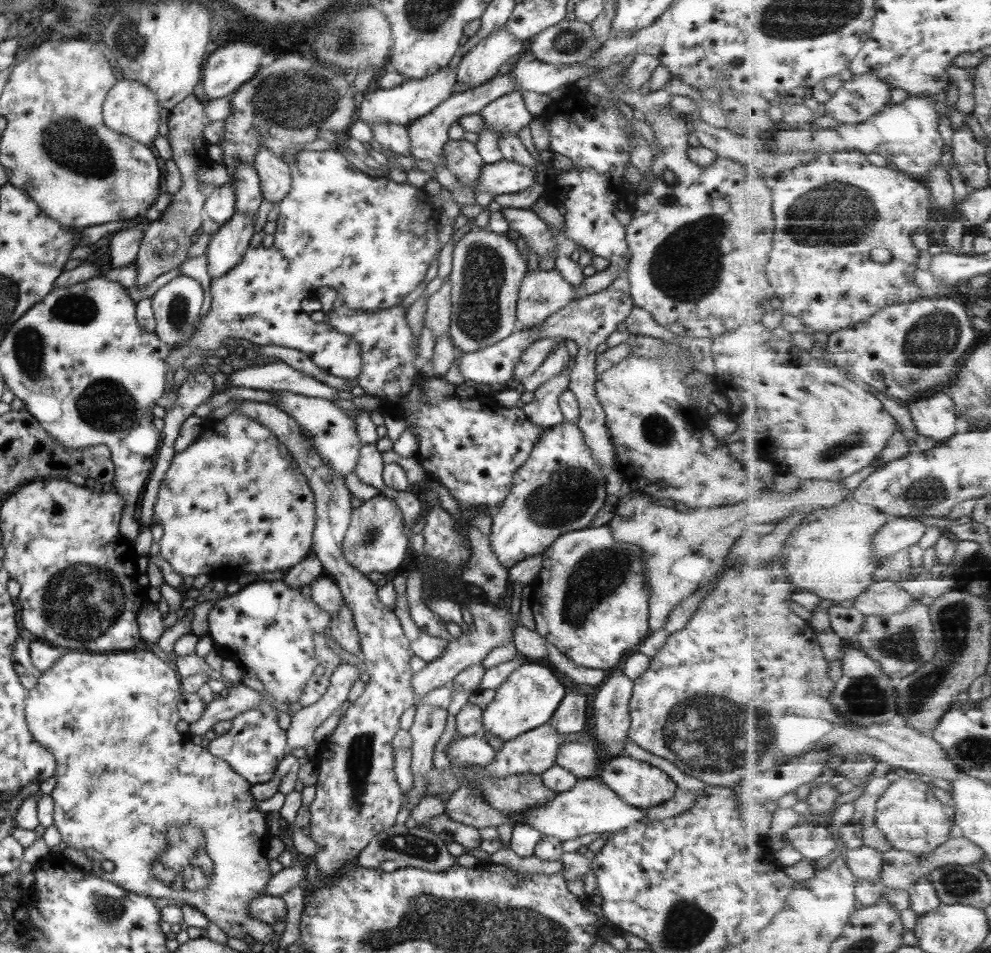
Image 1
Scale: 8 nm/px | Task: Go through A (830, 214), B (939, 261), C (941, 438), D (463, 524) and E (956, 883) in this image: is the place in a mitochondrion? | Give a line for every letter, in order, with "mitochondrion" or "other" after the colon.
A: mitochondrion
B: other
C: other
D: other
E: mitochondrion

